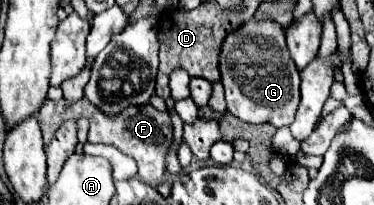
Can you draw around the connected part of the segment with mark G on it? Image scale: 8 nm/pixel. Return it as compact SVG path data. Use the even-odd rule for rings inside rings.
M252 17L236 31L230 31L220 47L218 69L226 91L228 113L236 119L260 119L276 127L294 121L300 103L300 75L288 53L284 29L276 21Z

